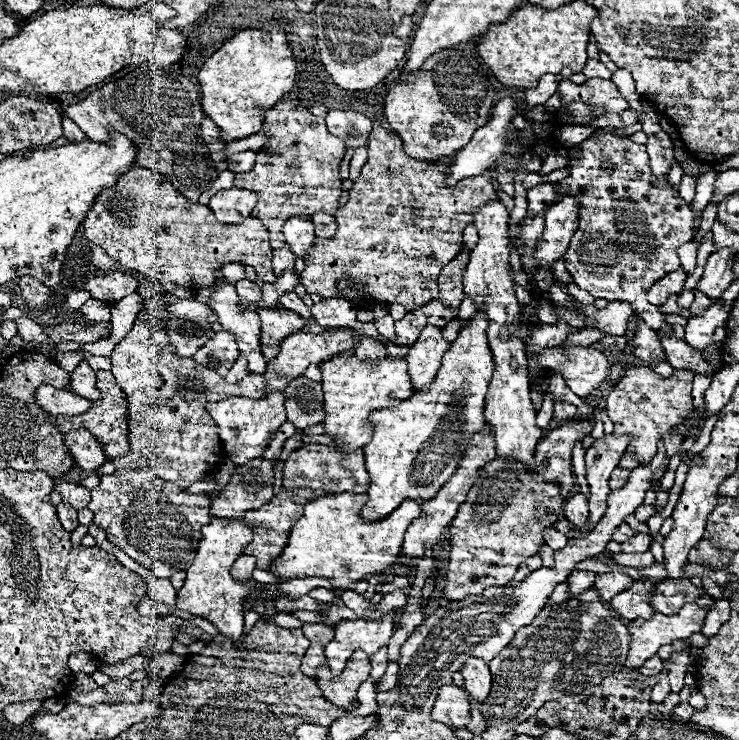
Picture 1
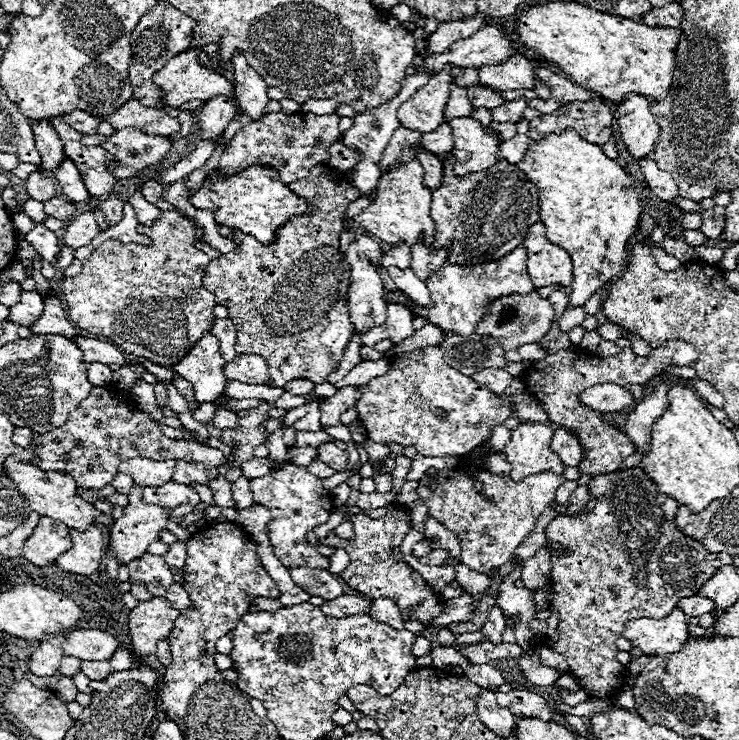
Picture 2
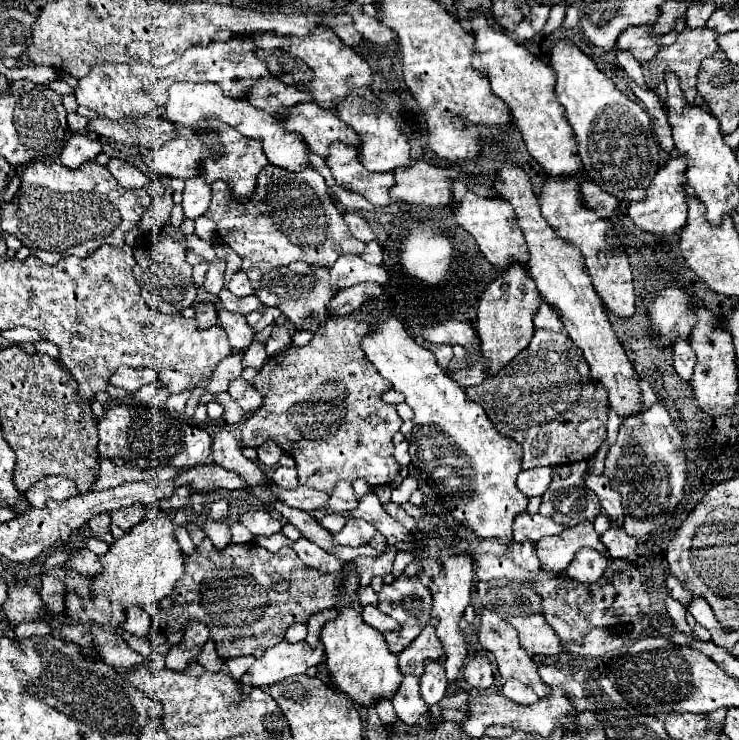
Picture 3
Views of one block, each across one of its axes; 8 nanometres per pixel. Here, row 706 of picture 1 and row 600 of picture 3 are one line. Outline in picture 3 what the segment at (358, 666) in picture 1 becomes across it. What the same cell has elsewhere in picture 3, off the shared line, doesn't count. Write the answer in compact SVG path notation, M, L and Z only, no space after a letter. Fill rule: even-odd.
M352 572L346 578L346 588L344 594L338 598L340 614L336 620L328 622L322 628L320 640L324 644L326 652L326 666L330 670L332 682L346 692L354 702L358 702L364 708L374 706L380 700L390 700L398 686L402 684L402 672L398 668L398 656L390 652L384 636L376 630L364 624L360 612L362 606L356 602L358 600L358 576ZM350 604L350 606L344 606Z

